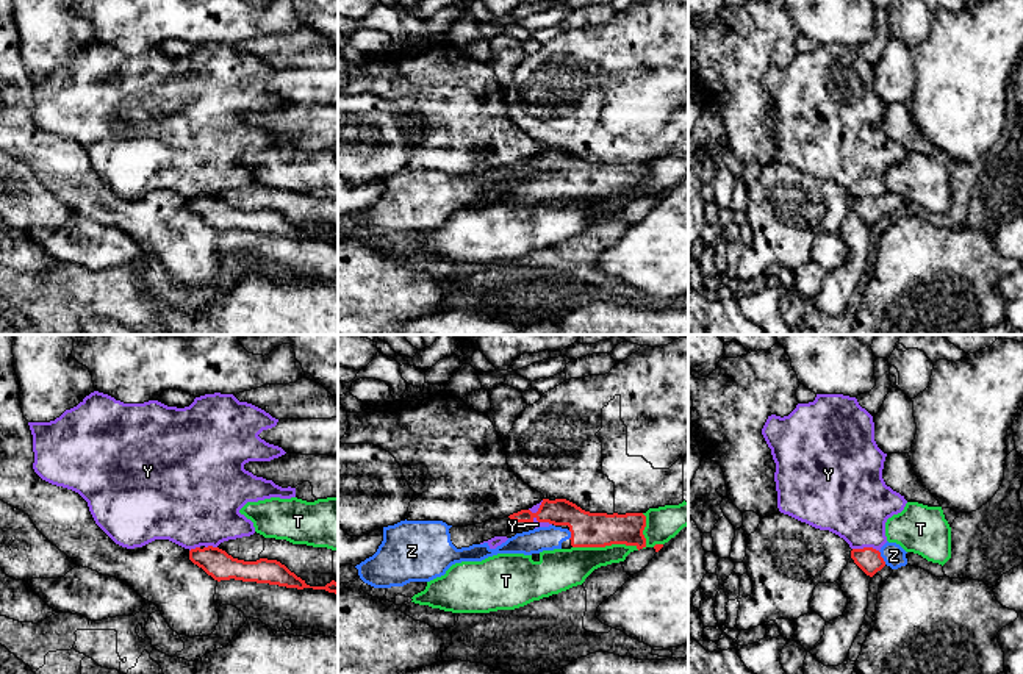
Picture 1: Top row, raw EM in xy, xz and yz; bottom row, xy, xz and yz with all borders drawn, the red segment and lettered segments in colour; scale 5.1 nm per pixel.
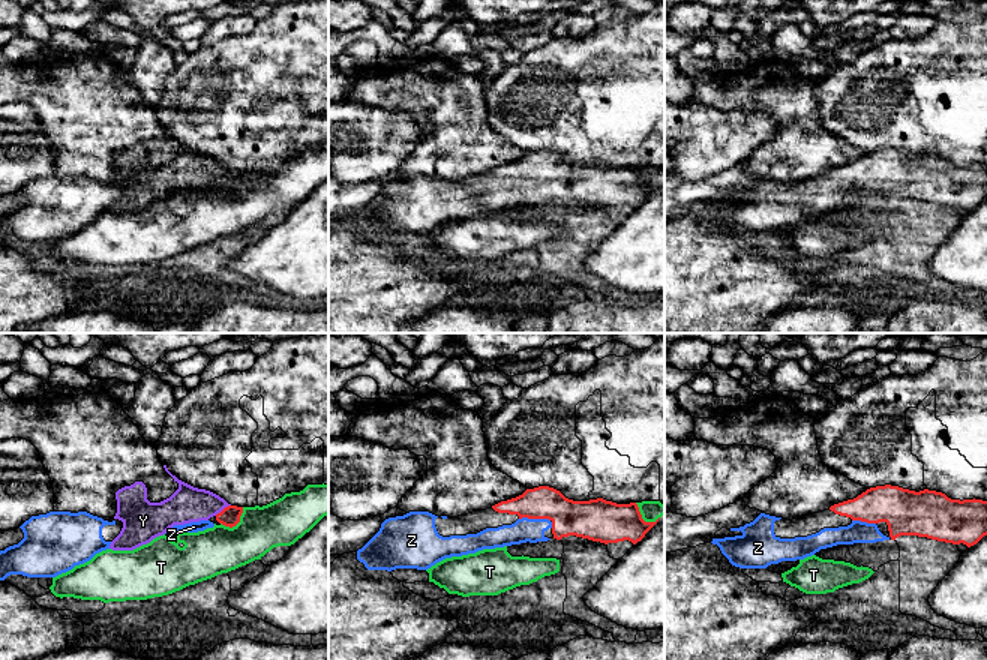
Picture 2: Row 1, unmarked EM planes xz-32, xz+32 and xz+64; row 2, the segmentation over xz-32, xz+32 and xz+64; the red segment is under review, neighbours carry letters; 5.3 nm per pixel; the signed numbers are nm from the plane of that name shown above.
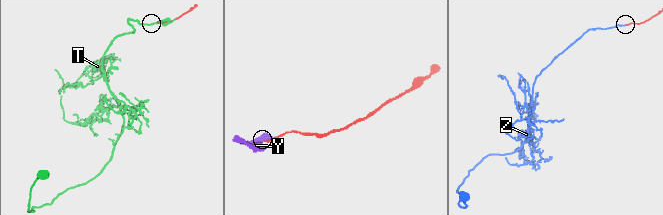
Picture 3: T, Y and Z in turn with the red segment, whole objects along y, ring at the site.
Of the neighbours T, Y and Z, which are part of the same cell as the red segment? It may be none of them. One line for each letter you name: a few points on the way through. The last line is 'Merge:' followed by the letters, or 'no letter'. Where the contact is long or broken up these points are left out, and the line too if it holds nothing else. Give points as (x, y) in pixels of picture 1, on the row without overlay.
Z: way yz (868, 210), (881, 207), (893, 205)
Merge: Z

